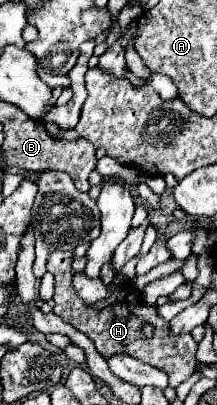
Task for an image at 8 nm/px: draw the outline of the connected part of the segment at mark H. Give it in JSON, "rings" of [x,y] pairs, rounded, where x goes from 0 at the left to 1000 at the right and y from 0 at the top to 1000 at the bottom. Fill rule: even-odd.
{"rings":[[[240,622],[221,632],[221,672],[240,672],[249,691],[258,691],[249,731],[240,731],[249,775],[267,775],[295,795],[332,800],[350,815],[387,820],[442,849],[442,864],[461,864],[470,879],[516,879],[535,869],[599,874],[627,889],[673,894],[673,899],[719,904],[728,914],[765,919],[793,958],[811,958],[820,948],[839,948],[903,919],[912,849],[885,840],[876,825],[829,825],[829,830],[774,825],[774,815],[756,815],[756,805],[774,805],[774,795],[756,795],[719,775],[719,756],[673,756],[654,741],[636,741],[627,716],[571,711],[553,721],[525,721],[507,736],[488,736],[433,756],[406,756],[406,751],[387,751],[387,741],[369,741],[369,731],[332,711],[341,672],[332,672],[332,627],[323,622]],[[664,795],[691,795],[710,805],[710,830],[691,840],[673,840],[654,830]]]}

